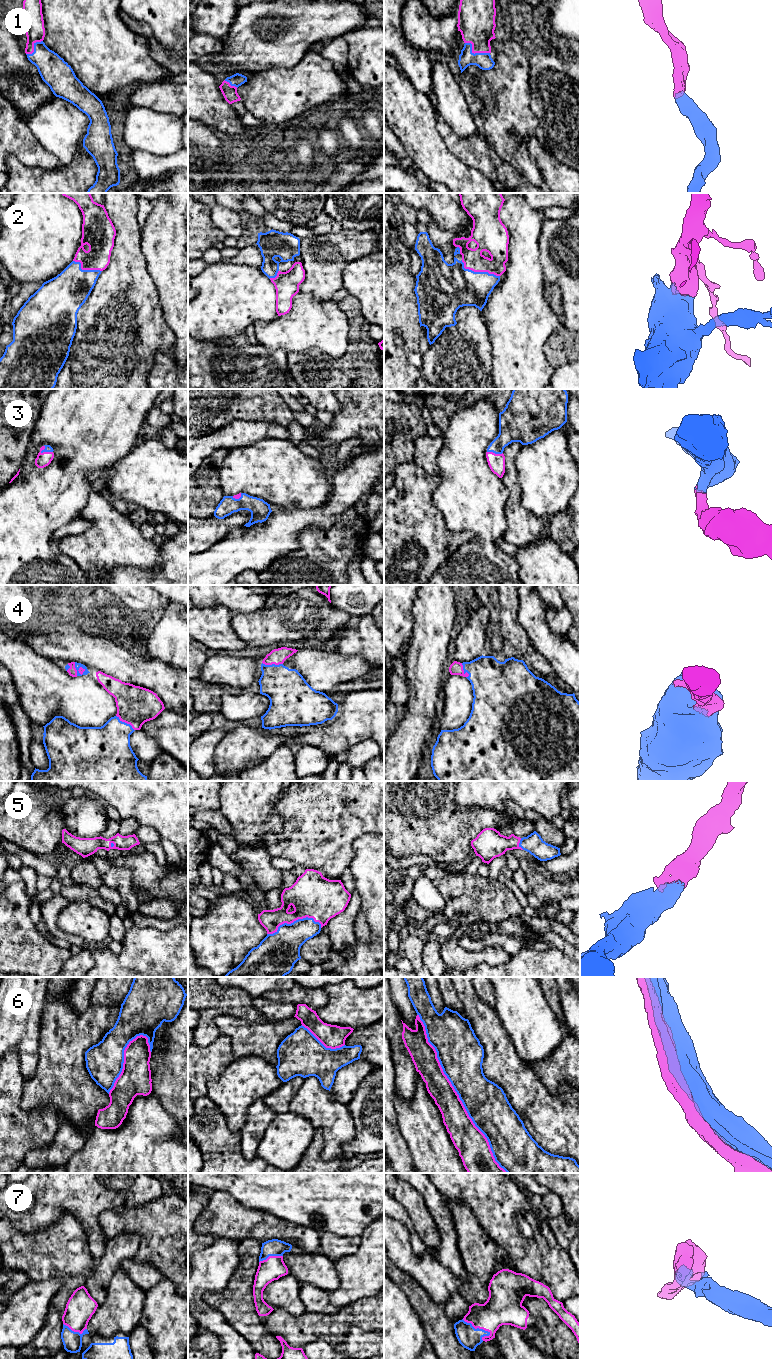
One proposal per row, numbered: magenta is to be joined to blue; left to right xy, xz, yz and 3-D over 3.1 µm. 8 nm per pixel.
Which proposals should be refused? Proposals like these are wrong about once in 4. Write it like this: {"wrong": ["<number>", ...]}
{"wrong": []}

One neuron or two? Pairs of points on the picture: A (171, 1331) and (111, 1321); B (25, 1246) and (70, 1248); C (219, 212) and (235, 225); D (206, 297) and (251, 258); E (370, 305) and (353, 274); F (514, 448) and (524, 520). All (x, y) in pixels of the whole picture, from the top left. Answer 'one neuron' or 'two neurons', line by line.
A: two neurons
B: one neuron
C: one neuron
D: two neurons
E: one neuron
F: one neuron

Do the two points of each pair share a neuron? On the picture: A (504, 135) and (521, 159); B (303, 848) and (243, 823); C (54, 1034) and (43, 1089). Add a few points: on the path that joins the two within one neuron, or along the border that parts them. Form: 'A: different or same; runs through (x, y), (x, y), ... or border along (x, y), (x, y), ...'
A: same; runs through (510, 141), (515, 153)
B: different; border along (275, 810), (283, 827), (267, 832), (263, 844)
C: same; runs through (54, 1048), (54, 1075)

